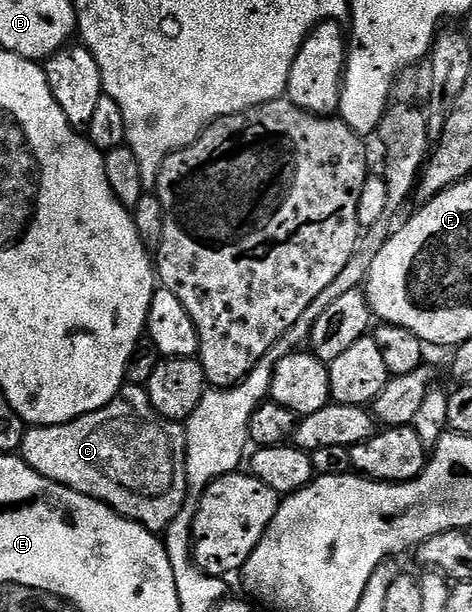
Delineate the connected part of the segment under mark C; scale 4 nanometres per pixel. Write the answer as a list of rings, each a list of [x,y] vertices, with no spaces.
[[[127,384],[119,389],[119,393],[112,398],[104,408],[96,412],[85,414],[81,418],[71,420],[67,424],[37,424],[28,427],[23,434],[23,447],[21,449],[23,460],[32,468],[37,470],[45,478],[57,482],[61,486],[69,486],[69,490],[77,490],[77,494],[85,494],[94,500],[100,500],[108,504],[117,514],[121,514],[127,520],[136,520],[143,528],[156,534],[162,533],[177,518],[177,514],[183,508],[189,495],[187,491],[187,430],[182,423],[174,420],[164,420],[156,408],[151,405],[151,399],[146,387],[137,384]]]

